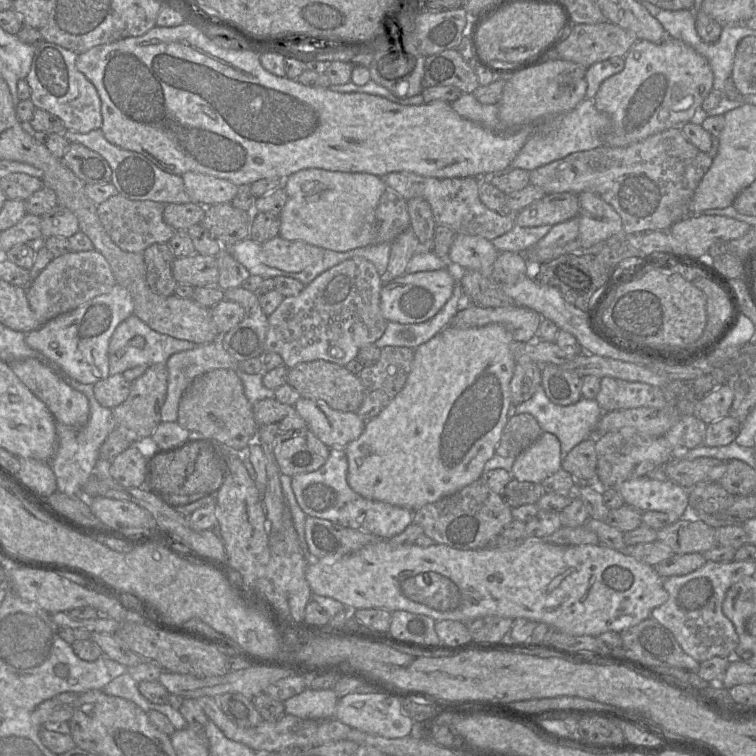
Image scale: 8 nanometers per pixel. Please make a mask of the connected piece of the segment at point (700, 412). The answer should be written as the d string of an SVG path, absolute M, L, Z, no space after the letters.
M722 385L695 402L694 416L706 424L716 422L728 415L733 399L731 385Z

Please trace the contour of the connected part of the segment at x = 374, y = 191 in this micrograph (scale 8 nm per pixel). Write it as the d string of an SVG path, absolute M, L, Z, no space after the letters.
M312 168L284 178L282 185L287 201L279 214L281 238L336 252L374 245L376 208L387 189L381 177Z

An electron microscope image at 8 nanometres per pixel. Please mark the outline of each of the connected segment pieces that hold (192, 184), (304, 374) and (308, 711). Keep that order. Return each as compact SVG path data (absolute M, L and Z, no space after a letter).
M186 172L182 176L184 186L193 202L204 207L231 203L239 187L232 182L211 175Z
M324 360L302 362L288 371L287 383L304 398L322 400L343 412L356 412L363 402L363 386L359 377L341 366Z
M306 688L283 702L285 713L301 719L334 718L338 697L333 689L313 690Z

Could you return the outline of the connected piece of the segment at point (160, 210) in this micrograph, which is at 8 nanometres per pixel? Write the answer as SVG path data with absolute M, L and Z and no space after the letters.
M116 194L98 205L99 220L111 240L123 251L142 253L153 244L168 243L177 232L163 219L165 204L155 201L129 200Z

